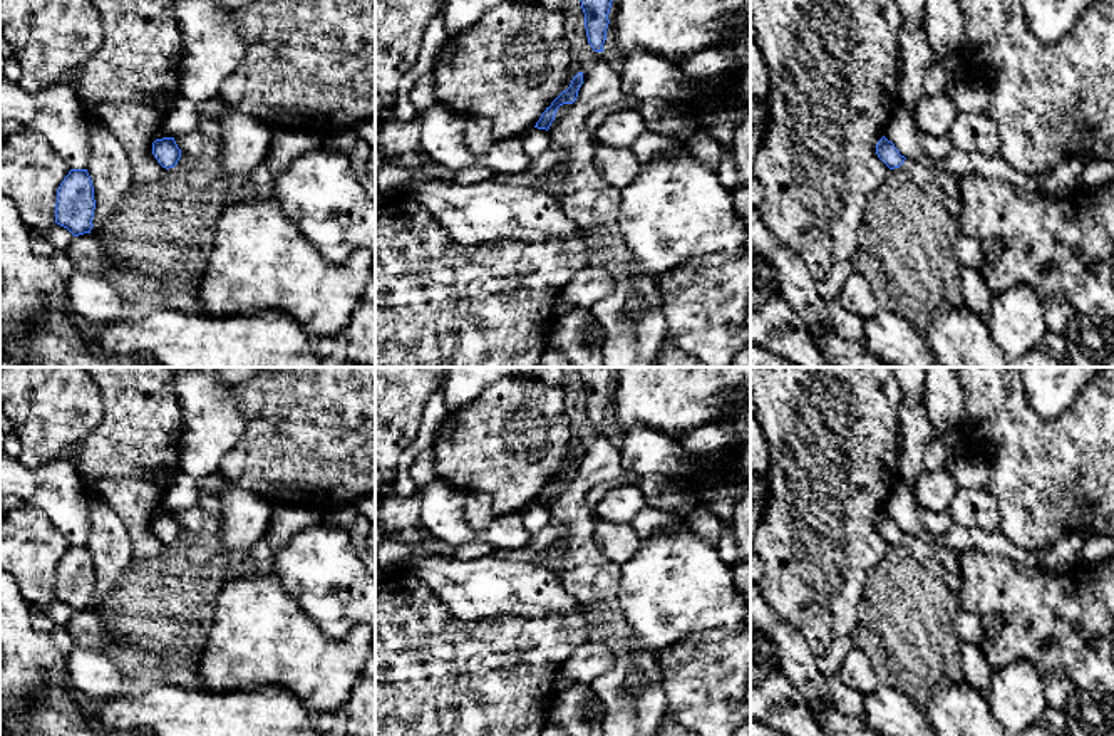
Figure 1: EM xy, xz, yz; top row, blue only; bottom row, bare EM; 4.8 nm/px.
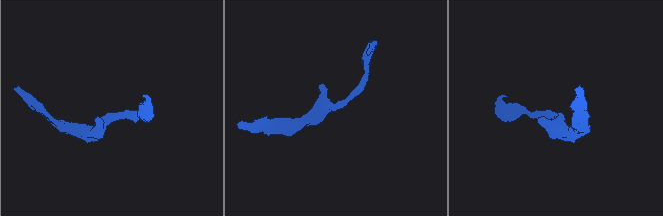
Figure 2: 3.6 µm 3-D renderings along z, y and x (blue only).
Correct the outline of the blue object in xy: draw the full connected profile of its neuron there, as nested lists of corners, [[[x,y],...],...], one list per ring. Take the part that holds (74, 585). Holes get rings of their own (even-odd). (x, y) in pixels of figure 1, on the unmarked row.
[[[70,545],[57,565],[55,599],[74,612],[90,609],[94,585],[94,562],[87,545]]]

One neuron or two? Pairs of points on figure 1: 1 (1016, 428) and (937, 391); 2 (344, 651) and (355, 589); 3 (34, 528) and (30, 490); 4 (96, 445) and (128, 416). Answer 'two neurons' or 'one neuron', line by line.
1: two neurons
2: two neurons
3: two neurons
4: one neuron

